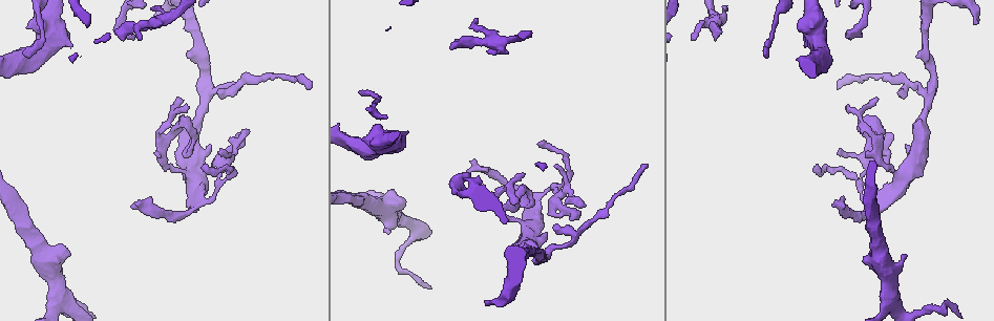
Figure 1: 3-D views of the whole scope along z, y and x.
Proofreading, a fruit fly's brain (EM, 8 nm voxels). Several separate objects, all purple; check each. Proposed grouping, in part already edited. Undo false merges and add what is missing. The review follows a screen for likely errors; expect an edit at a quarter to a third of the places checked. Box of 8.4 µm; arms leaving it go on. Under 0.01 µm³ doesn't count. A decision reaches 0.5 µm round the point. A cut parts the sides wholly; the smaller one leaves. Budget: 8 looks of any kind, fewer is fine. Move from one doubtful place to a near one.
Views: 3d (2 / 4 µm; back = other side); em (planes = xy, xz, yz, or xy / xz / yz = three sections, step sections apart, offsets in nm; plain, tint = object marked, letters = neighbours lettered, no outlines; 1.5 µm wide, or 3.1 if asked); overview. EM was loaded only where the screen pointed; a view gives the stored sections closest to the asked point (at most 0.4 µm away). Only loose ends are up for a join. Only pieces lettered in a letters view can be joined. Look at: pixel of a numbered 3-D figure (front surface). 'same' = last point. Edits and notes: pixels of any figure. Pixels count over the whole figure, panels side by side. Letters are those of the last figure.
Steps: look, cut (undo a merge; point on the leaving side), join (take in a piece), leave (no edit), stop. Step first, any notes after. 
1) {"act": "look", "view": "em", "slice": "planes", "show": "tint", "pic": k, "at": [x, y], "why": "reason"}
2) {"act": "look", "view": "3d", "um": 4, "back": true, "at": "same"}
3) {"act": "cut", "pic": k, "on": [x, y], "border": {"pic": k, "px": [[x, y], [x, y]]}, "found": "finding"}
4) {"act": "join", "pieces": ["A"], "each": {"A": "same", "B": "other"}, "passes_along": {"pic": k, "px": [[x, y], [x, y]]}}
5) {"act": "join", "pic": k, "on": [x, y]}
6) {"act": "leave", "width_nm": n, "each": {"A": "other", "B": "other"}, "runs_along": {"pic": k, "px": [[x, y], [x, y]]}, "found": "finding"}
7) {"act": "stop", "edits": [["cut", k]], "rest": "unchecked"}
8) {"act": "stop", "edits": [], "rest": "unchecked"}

{"act": "look", "view": "3d", "um": 4, "pic": 1, "at": [478, 20], "why": "branch stops here"}

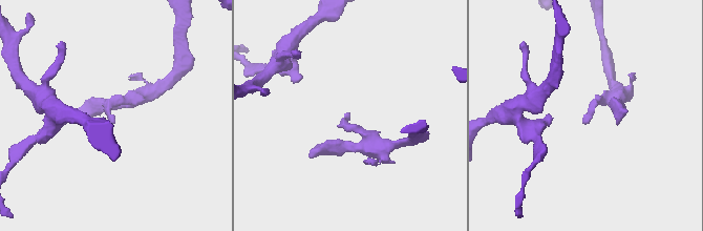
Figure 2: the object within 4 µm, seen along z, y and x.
{"act": "look", "view": "em", "slice": "yz", "step": 4, "show": "letters", "pic": 2, "at": [348, 112]}

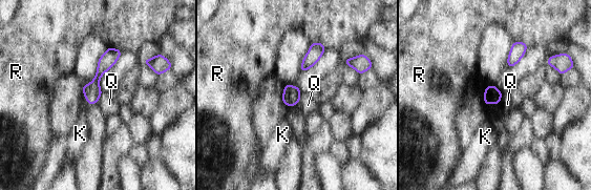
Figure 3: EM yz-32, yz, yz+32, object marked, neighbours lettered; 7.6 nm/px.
{"act": "leave", "longest_contact_nm": ["R", 120], "each": {"K": "other", "Q": "other", "R": "other"}, "runs_along": {"pic": 3, "px": [[117, 51], [101, 69], [91, 102]]}, "found": "none of them fits"}

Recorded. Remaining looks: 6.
{"act": "look", "view": "3d", "um": 4, "pic": 1, "at": [514, 203], "why": "thin end"}

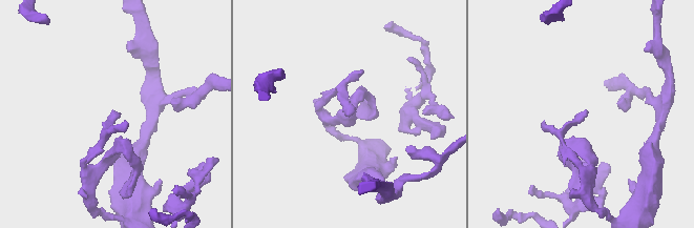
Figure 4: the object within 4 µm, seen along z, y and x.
{"act": "look", "view": "em", "slice": "planes", "show": "letters", "pic": 4, "at": [112, 111]}

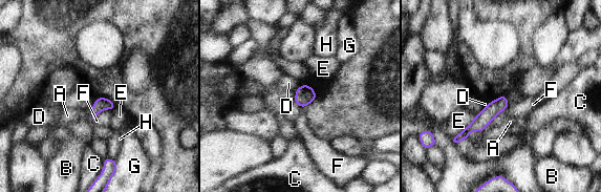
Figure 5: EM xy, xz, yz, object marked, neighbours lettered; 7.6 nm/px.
{"act": "leave", "longest_contact_nm": ["F", 260], "each": {"A": "other", "B": "other", "C": "other", "D": "other", "E": "other", "F": "other", "G": "other", "H": "other"}, "runs_along": {"pic": 5, "px": [[503, 99], [476, 125], [455, 141]]}, "found": "no lettered piece goes on from it"}

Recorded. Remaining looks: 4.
{"act": "look", "view": "3d", "um": 4, "pic": 1, "at": [248, 131], "why": "thin end"}

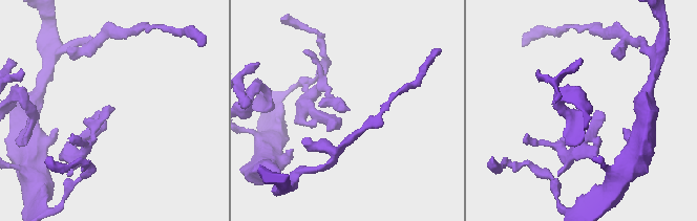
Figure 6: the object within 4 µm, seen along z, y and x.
{"act": "look", "view": "em", "slice": "xy", "step": 8, "show": "letters", "pic": 6, "at": [113, 110], "why": "need the tissue"}

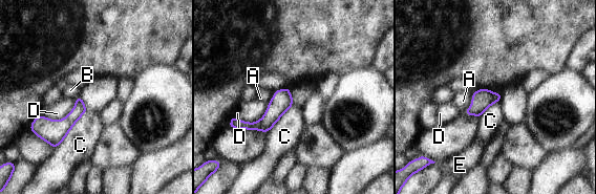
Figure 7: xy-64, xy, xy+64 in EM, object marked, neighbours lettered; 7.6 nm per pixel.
{"act": "look", "view": "em", "slice": "planes", "show": "letters", "at": "same", "why": "cut it another way"}

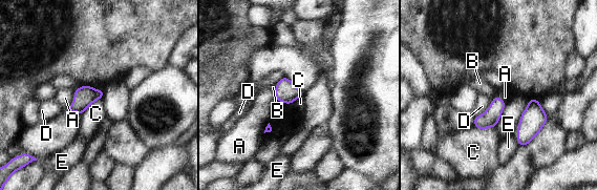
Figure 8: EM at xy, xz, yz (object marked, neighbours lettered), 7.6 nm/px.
{"act": "leave", "each": {"A": "other", "B": "other", "C": "other", "D": "other", "E": "other"}, "border": {"pic": 8, "px": [[473, 125], [482, 129], [494, 127]]}, "found": "no lettered piece goes on from it"}

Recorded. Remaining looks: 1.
{"act": "look", "view": "em", "slice": "planes", "show": "letters", "pic": 1, "at": [67, 250], "why": "thick end"}

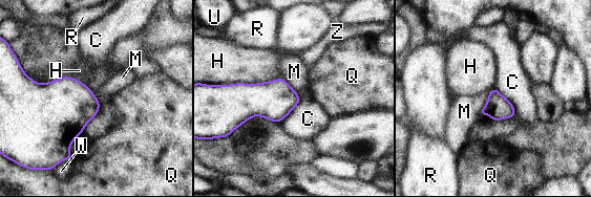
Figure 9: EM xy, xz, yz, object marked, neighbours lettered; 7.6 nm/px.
{"act": "leave", "each": {"C": "other", "H": "other", "M": "other", "Q": "other", "R": "other", "U": "other", "W": "other", "Z": "other"}, "found": "no lettered piece goes on from it"}

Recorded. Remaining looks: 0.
{"act": "stop", "edits": [], "rest": "unchecked"}

